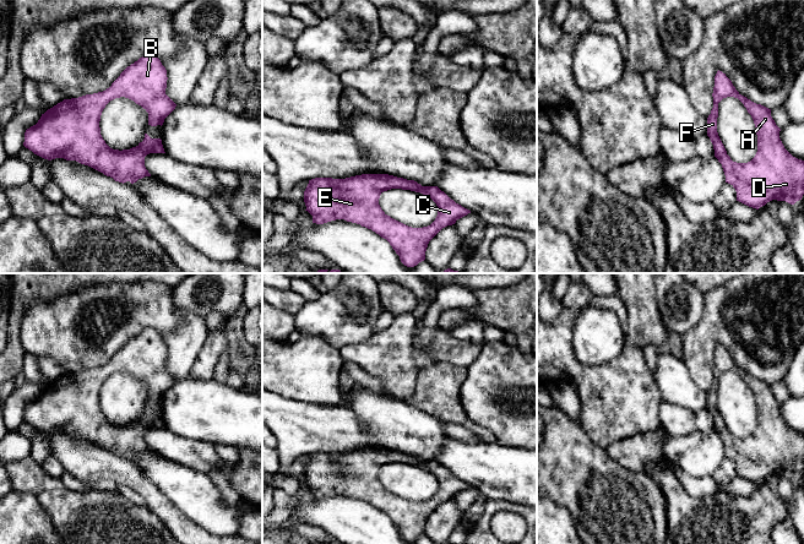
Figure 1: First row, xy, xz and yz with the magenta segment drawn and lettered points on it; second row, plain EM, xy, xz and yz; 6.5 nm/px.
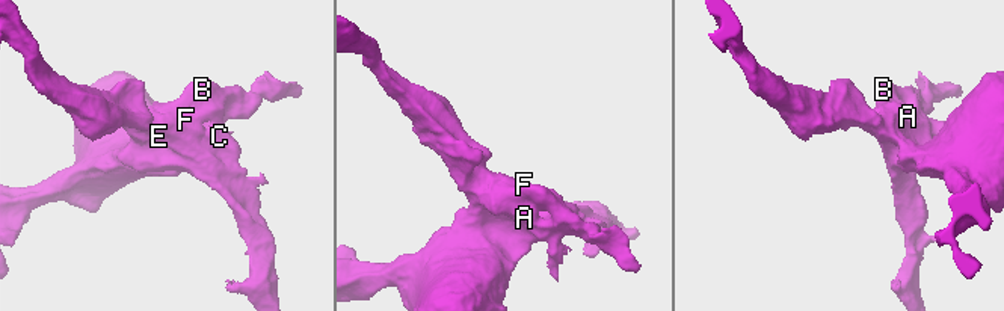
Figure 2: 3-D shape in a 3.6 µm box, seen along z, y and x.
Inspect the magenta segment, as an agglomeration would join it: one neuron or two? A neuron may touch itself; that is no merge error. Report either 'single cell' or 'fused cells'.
single cell

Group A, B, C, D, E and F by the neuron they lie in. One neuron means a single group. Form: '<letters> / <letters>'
A B C D E F

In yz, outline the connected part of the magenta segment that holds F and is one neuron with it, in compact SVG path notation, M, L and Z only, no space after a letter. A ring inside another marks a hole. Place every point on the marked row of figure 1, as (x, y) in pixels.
M717 71L713 87L713 108L707 118L707 136L710 137L715 157L722 164L726 183L737 191L737 201L759 210L772 200L786 201L794 205L804 195L804 161L793 157L783 146L779 138L781 129L771 116L771 109L756 104L741 96L732 81L722 71ZM727 97L738 98L751 115L757 135L757 152L748 163L737 163L730 159L717 132L718 103Z

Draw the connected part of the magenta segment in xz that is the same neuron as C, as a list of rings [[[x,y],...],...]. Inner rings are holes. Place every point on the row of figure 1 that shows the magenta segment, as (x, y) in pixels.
[[[362,174],[346,179],[315,178],[309,180],[304,191],[304,202],[306,206],[305,211],[313,216],[313,223],[324,224],[336,219],[344,219],[371,229],[390,243],[400,256],[401,262],[407,267],[414,267],[425,260],[429,241],[442,228],[455,224],[457,219],[471,213],[469,210],[456,203],[438,186],[422,186],[414,180],[389,174]],[[391,189],[411,190],[430,197],[438,206],[435,221],[428,227],[412,228],[387,216],[381,210],[379,198],[384,191]]]

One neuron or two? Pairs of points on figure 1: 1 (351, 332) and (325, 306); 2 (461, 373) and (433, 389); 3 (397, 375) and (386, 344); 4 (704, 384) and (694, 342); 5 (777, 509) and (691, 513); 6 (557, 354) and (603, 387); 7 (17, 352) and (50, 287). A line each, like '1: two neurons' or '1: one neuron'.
1: one neuron
2: one neuron
3: one neuron
4: one neuron
5: one neuron
6: one neuron
7: one neuron

